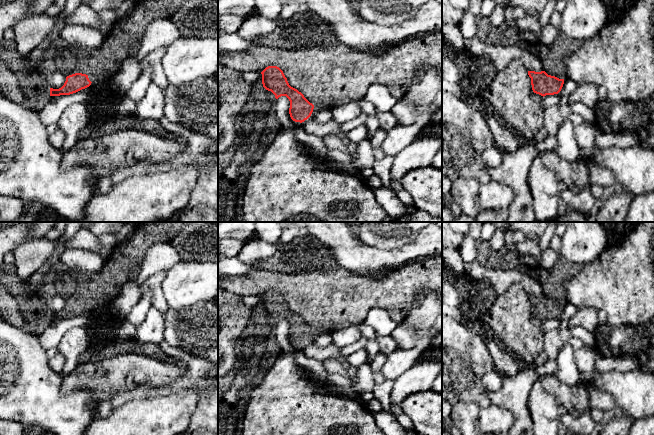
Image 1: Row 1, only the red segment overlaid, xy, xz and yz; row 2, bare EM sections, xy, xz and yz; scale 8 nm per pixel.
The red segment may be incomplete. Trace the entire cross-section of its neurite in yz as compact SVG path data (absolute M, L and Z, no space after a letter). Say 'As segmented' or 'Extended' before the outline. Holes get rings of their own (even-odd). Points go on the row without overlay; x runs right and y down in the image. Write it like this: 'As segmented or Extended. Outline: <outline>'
Extended. Outline: M559 254L557 262L544 277L543 294L528 295L534 317L544 321L561 315L567 302L566 286L579 269L580 266L568 262Z

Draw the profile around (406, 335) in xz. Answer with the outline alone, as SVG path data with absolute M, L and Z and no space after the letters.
M400 322L391 333L391 337L402 349L411 349L419 340L418 330L411 323Z

